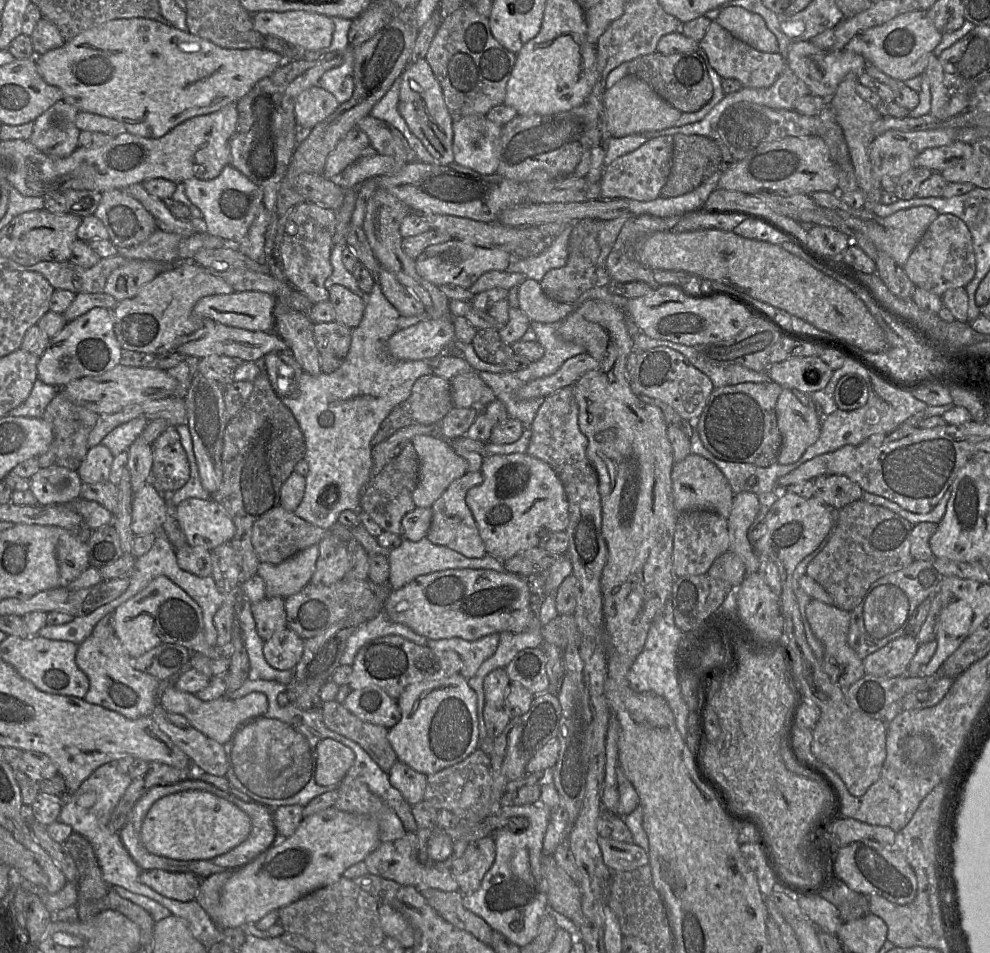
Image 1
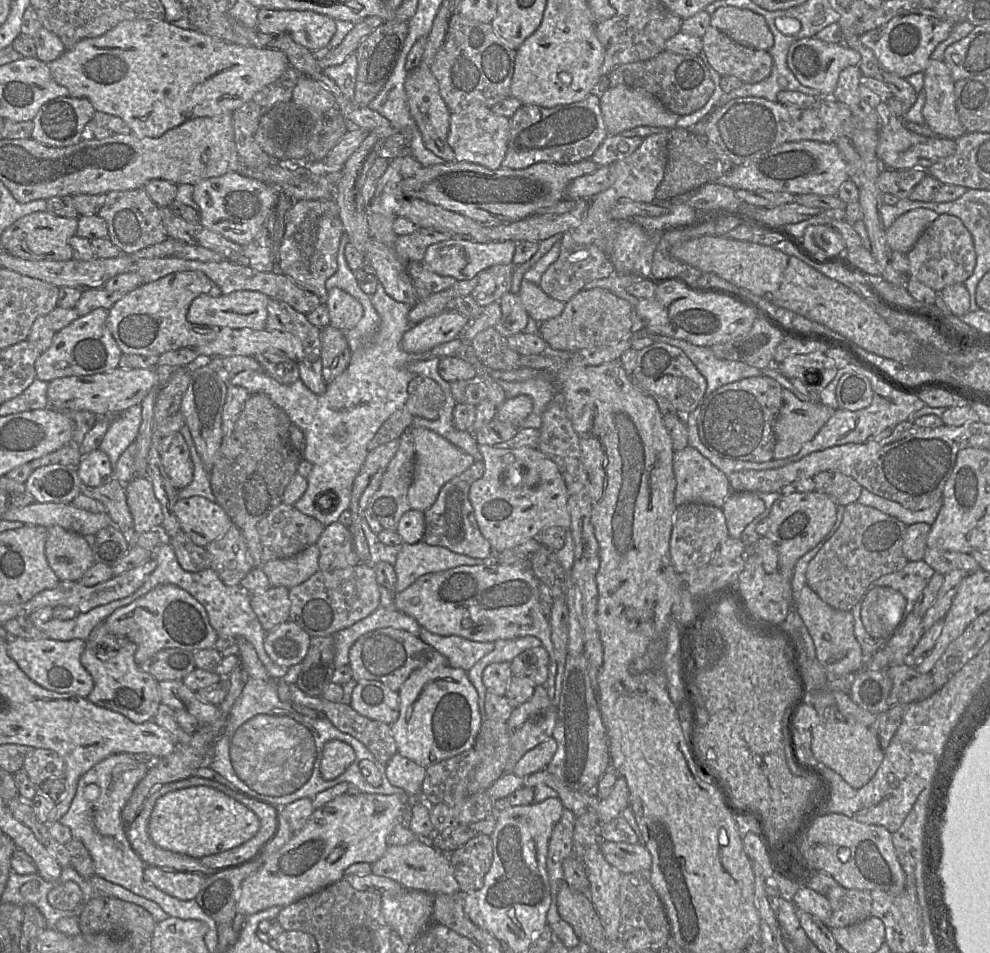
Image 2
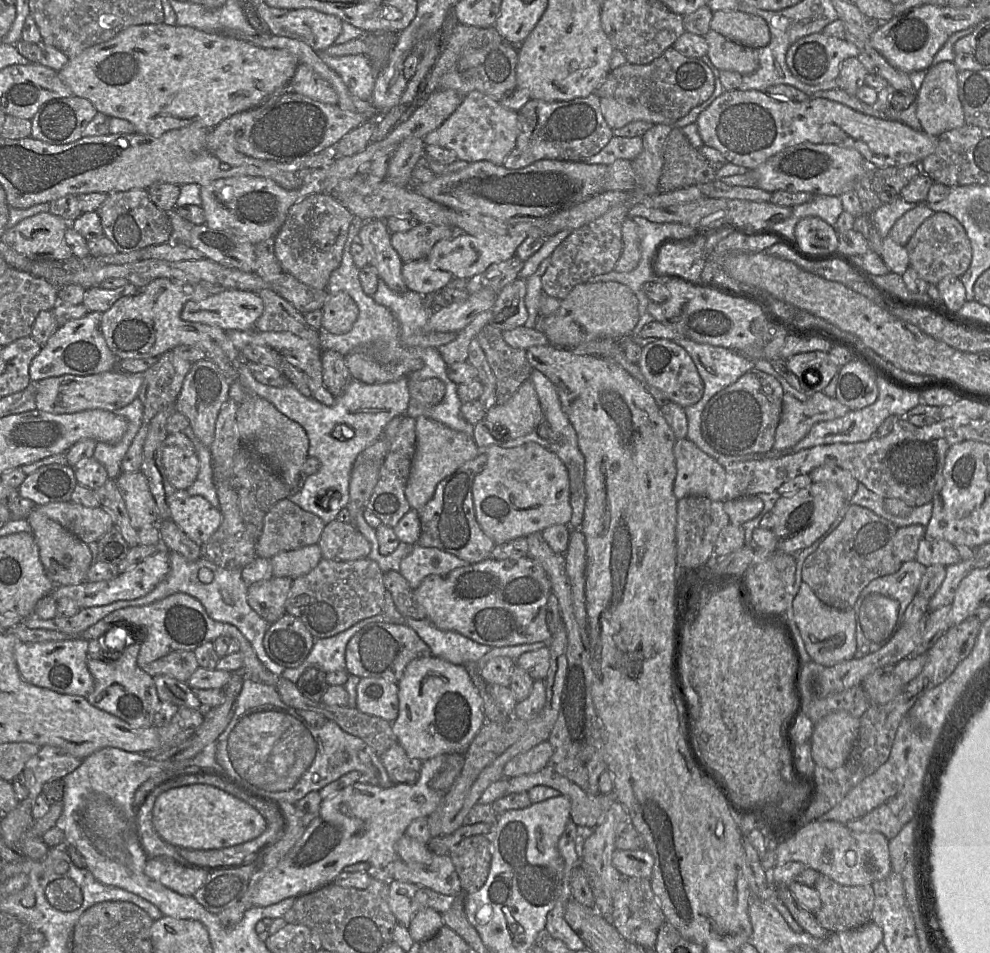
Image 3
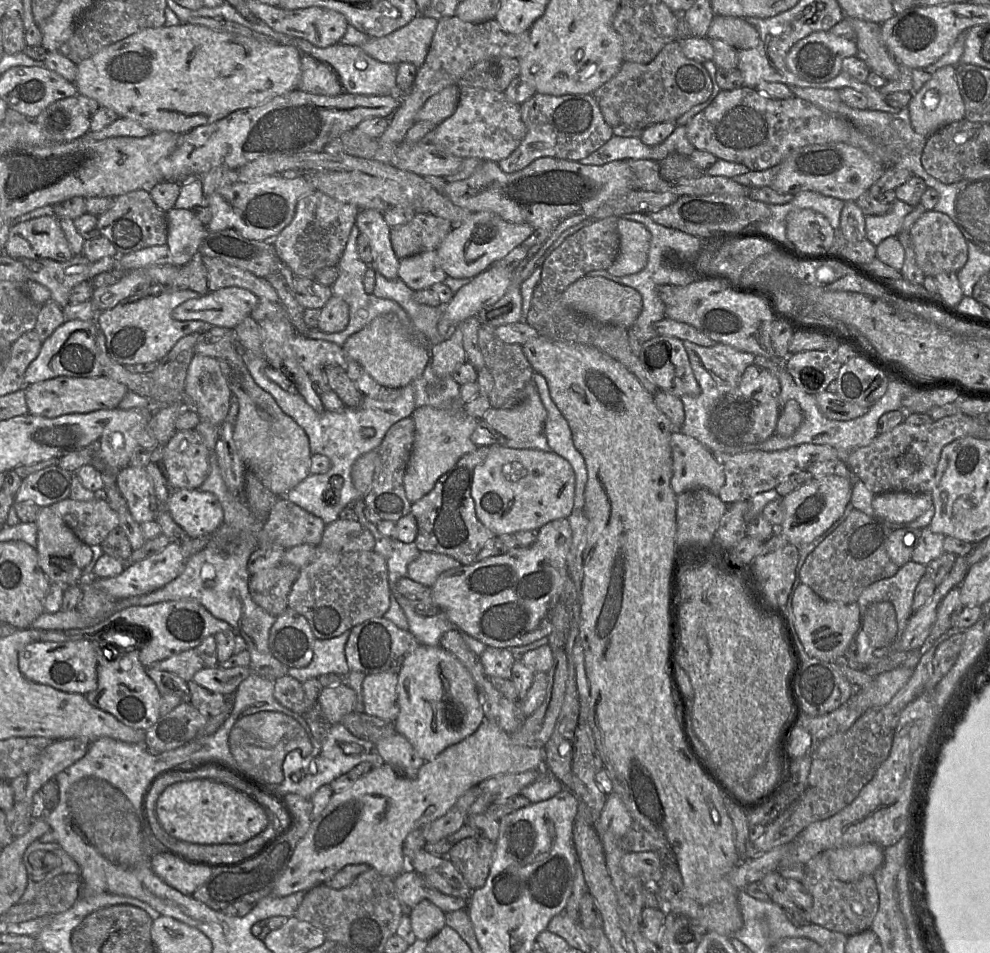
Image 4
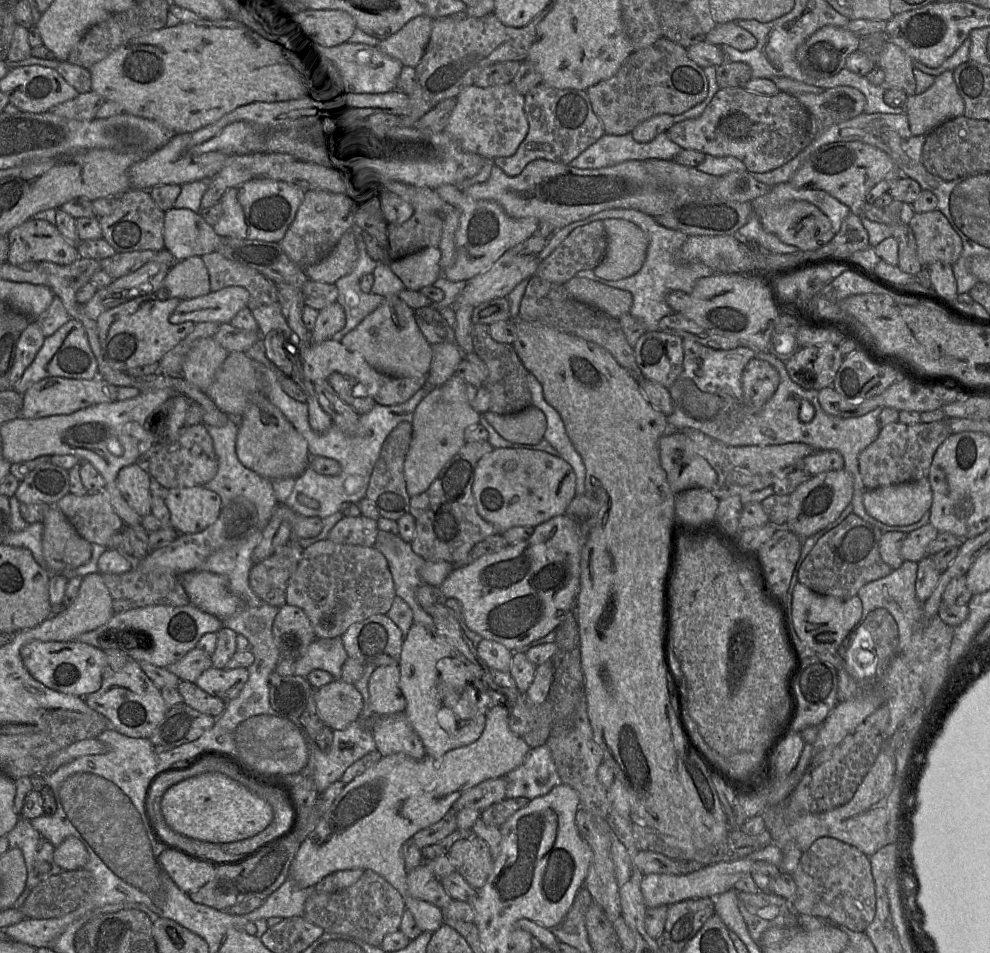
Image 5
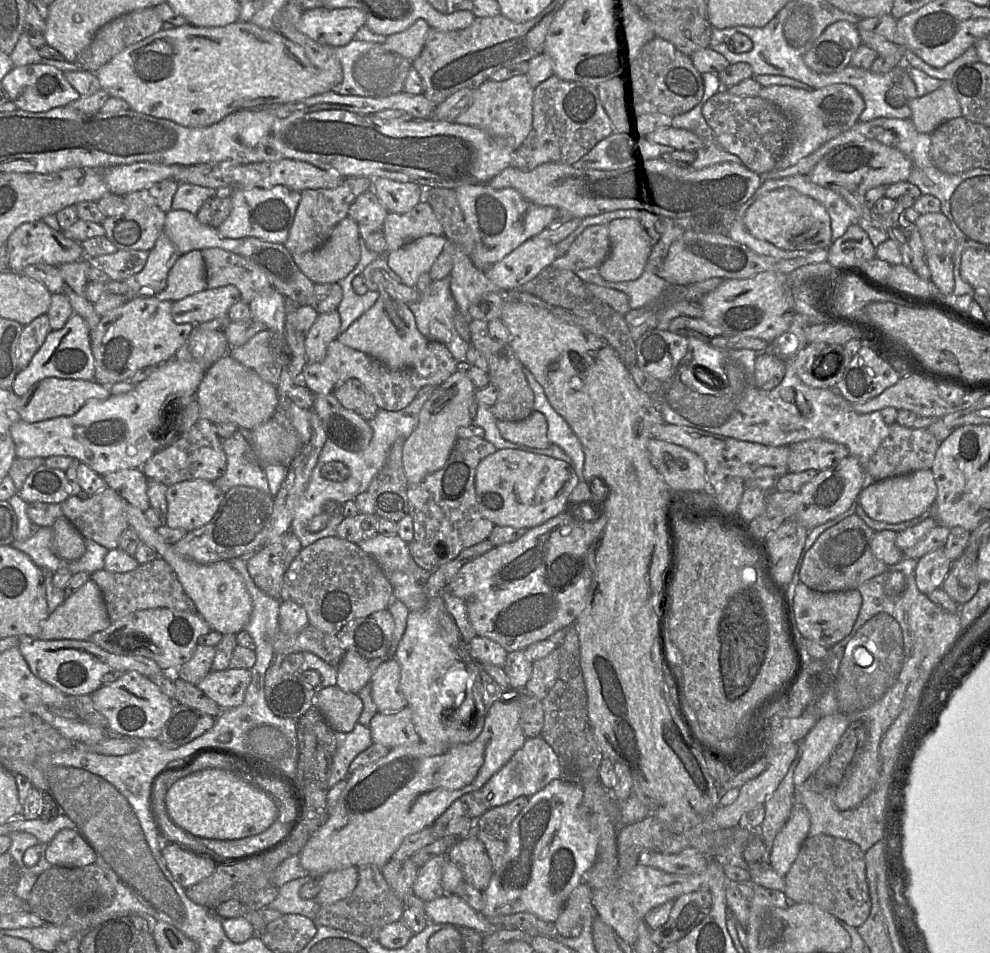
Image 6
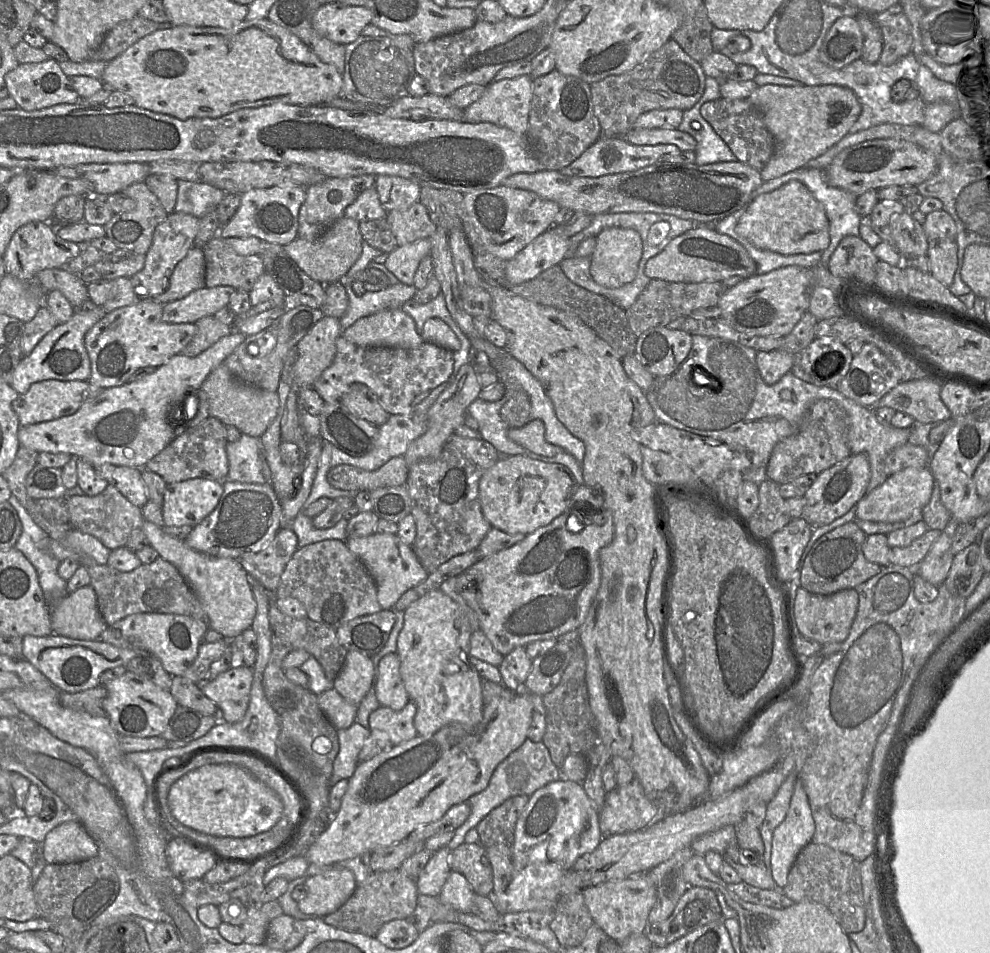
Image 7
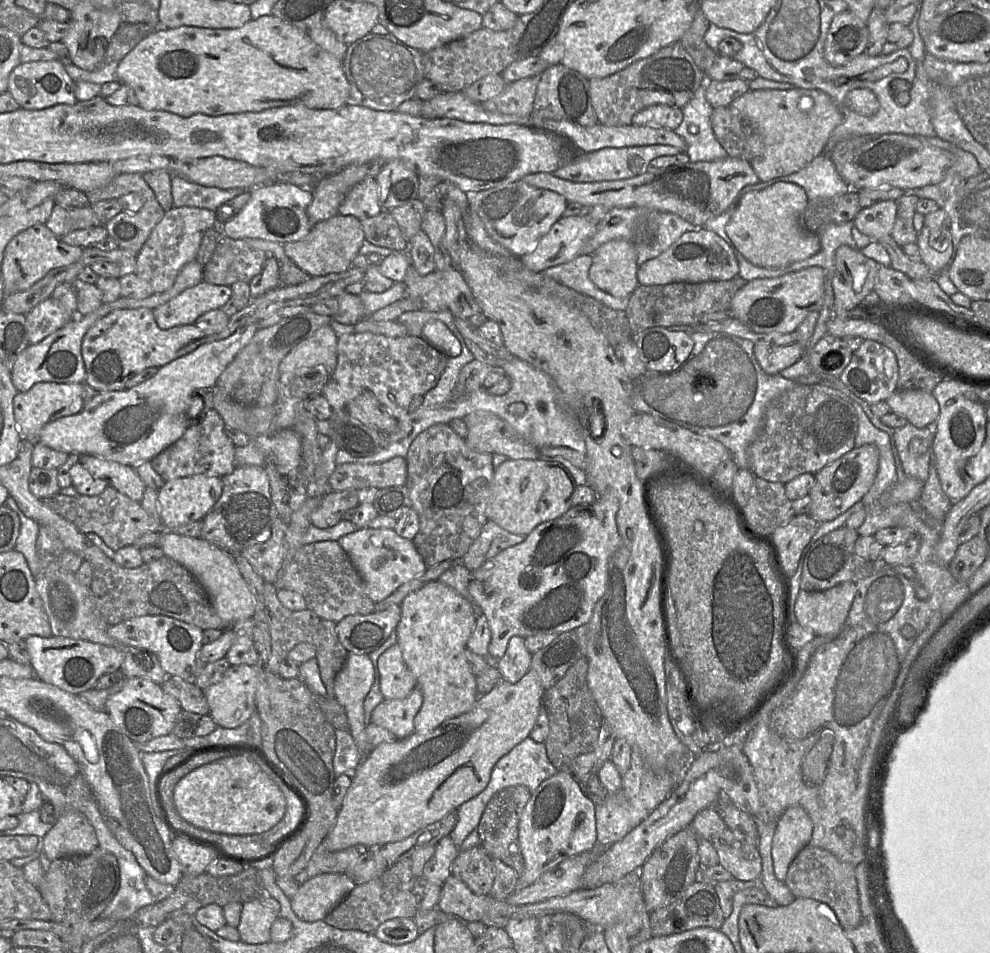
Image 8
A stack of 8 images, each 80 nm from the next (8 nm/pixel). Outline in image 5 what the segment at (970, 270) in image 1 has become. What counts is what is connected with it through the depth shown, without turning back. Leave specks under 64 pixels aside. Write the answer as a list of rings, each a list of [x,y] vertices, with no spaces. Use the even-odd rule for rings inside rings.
[[[939,210],[915,213],[909,226],[922,267],[928,268],[935,262],[953,265],[960,258],[962,239]]]

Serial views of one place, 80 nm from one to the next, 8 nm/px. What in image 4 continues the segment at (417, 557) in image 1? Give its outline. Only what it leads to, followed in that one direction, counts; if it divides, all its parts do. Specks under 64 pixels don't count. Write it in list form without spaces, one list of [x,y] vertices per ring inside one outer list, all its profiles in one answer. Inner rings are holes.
[[[420,552],[419,557],[408,565],[407,577],[431,588],[443,572],[460,566],[461,563],[450,556],[434,552]]]

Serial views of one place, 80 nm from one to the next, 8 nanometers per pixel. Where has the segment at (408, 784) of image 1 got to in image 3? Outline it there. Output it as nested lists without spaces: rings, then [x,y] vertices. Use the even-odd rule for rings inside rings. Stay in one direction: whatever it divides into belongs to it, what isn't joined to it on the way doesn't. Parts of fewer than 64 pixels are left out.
[[[397,742],[380,755],[389,779],[394,784],[413,784],[420,775],[423,761],[411,758]]]

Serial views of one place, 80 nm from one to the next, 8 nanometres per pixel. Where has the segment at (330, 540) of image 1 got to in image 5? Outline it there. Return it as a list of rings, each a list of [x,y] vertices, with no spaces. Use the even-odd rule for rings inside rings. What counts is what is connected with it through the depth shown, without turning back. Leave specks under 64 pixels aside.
[[[360,515],[340,519],[329,531],[326,539],[337,544],[373,547],[377,534],[377,521]]]

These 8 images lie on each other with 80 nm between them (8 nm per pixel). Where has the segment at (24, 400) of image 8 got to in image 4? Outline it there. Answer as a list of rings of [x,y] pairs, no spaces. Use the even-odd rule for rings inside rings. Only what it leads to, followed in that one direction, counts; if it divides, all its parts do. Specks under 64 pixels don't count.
[[[105,375],[95,378],[59,376],[25,386],[28,413],[47,418],[117,408],[129,389]]]

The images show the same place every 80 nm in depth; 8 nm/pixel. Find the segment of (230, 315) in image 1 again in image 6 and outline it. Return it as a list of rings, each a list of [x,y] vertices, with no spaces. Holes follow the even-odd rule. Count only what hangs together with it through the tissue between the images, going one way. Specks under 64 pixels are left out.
[[[233,285],[205,289],[172,303],[171,315],[177,324],[198,325],[228,314],[230,307],[241,299],[240,291]]]

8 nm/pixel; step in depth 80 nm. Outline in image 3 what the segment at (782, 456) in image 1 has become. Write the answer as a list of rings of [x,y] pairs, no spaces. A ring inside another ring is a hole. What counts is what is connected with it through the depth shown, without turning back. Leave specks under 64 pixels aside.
[[[824,392],[813,394],[806,402],[784,393],[773,450],[781,451],[795,446],[816,423],[841,418],[849,411],[837,398],[830,398]]]

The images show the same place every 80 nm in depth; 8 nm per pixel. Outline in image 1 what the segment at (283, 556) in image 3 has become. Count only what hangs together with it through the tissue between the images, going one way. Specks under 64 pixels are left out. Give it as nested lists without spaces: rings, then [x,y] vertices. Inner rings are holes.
[[[315,544],[278,564],[260,562],[257,574],[265,582],[266,596],[286,599],[302,590],[311,581],[318,557]]]

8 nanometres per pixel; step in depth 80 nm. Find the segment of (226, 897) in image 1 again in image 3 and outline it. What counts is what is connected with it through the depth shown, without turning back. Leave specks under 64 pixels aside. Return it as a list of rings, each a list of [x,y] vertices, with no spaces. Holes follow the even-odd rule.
[[[438,755],[423,761],[419,778],[413,784],[393,784],[389,788],[383,788],[358,781],[323,800],[318,816],[305,829],[291,850],[274,869],[257,882],[250,884],[247,900],[253,906],[265,907],[289,897],[298,897],[331,884],[346,866],[359,862],[368,862],[375,871],[382,871],[397,858],[396,844],[406,833],[411,822],[420,817],[428,817],[439,806],[444,793],[432,789],[430,781],[446,760],[447,755]]]

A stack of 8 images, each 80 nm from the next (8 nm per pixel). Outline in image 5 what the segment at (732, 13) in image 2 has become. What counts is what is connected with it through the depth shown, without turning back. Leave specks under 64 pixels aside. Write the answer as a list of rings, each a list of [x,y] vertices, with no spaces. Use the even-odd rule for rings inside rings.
[[[734,21],[716,24],[705,35],[705,40],[717,46],[728,45],[740,51],[751,50],[757,45],[755,36]]]

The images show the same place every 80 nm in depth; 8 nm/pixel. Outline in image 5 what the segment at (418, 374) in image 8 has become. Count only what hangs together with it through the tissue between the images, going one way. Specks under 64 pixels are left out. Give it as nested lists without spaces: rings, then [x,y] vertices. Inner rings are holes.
[[[332,339],[310,343],[306,348],[300,350],[300,358],[305,376],[313,383],[317,380],[327,380],[333,372],[339,372],[355,378],[365,387],[375,403],[383,406],[404,403],[427,384],[427,375],[420,378],[385,375],[373,368],[361,354],[347,350],[340,342]]]

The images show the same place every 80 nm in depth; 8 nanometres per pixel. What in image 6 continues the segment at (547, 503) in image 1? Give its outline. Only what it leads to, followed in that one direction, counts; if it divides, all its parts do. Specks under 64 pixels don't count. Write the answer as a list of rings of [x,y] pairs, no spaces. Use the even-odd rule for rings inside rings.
[[[501,449],[477,466],[475,491],[481,515],[494,526],[532,529],[558,516],[567,509],[567,500],[579,480],[573,466],[562,460],[514,449]]]

